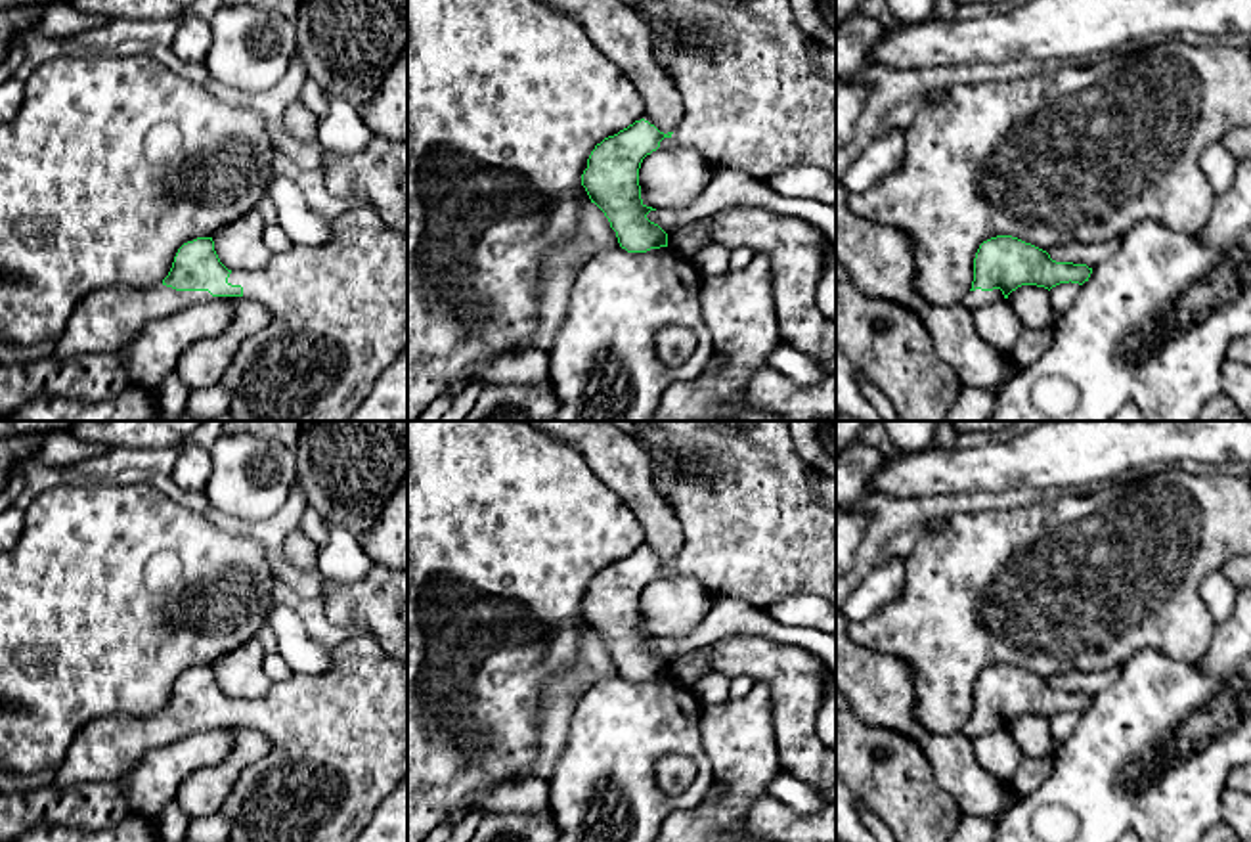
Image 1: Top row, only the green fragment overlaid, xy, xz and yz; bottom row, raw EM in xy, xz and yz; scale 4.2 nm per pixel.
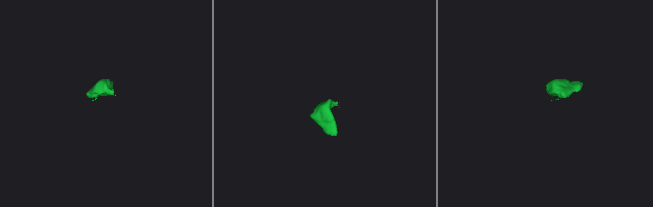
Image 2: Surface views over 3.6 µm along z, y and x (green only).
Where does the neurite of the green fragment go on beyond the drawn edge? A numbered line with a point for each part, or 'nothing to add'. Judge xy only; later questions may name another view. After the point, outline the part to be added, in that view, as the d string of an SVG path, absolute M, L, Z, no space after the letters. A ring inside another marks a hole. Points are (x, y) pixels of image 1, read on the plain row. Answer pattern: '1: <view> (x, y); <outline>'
1: xy (337, 741); M354 635L331 649L331 668L325 674L306 674L306 672L295 672L291 677L272 683L270 691L254 700L231 700L228 706L228 712L241 714L243 725L251 731L262 733L270 741L270 752L249 765L237 779L235 787L231 788L230 796L222 804L220 811L231 821L231 832L230 842L354 842L363 829L373 819L375 811L381 808L381 804L394 792L394 788L407 777L407 664L392 658L386 654L379 643L371 635Z
2: xy (106, 749); M163 712L149 718L128 714L96 718L75 735L65 760L54 771L52 785L67 788L117 781L147 752L214 727L218 725L208 720L176 720Z

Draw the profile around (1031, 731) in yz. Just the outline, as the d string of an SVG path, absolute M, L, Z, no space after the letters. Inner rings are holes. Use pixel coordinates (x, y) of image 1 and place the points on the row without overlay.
M1021 714L1008 723L1008 731L1027 758L1052 756L1054 737L1050 720L1037 714Z

